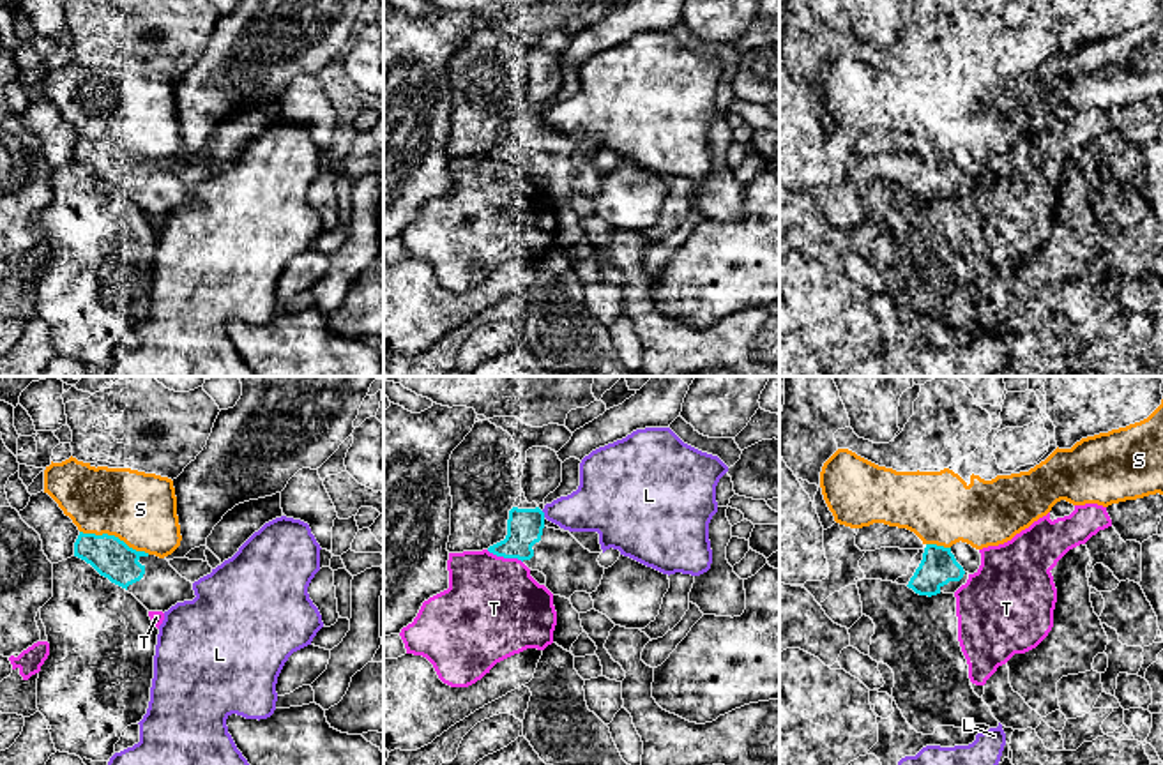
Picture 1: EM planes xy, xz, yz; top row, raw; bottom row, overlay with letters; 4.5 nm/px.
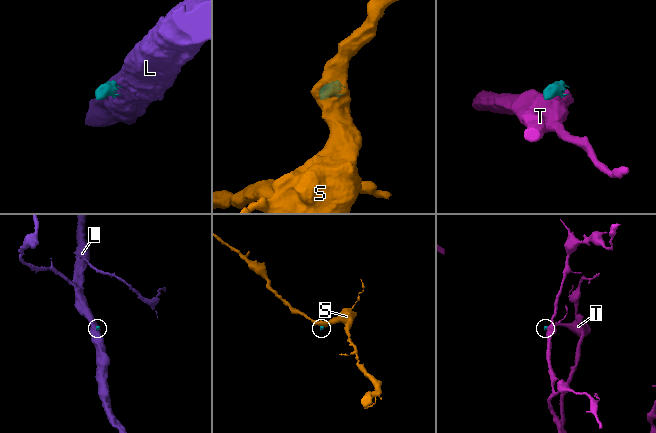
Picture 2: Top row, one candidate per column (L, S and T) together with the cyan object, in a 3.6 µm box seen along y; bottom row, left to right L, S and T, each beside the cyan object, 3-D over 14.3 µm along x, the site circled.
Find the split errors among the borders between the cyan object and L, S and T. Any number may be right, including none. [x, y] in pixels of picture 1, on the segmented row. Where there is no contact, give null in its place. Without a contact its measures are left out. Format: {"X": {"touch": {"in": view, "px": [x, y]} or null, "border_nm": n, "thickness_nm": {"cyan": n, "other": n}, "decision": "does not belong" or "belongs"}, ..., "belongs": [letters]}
{"L": {"touch": {"in": "xz", "px": [543, 515]}, "border_nm": 40, "thickness_nm": {"cyan": 160, "other": 240}, "decision": "does not belong"}, "S": {"touch": {"in": "xy", "px": [114, 536]}, "border_nm": 340, "thickness_nm": {"cyan": 180, "other": 320}, "decision": "does not belong"}, "T": {"touch": {"in": "xz", "px": [504, 557]}, "border_nm": 180, "thickness_nm": {"cyan": 160, "other": 460}, "decision": "does not belong"}, "belongs": []}

